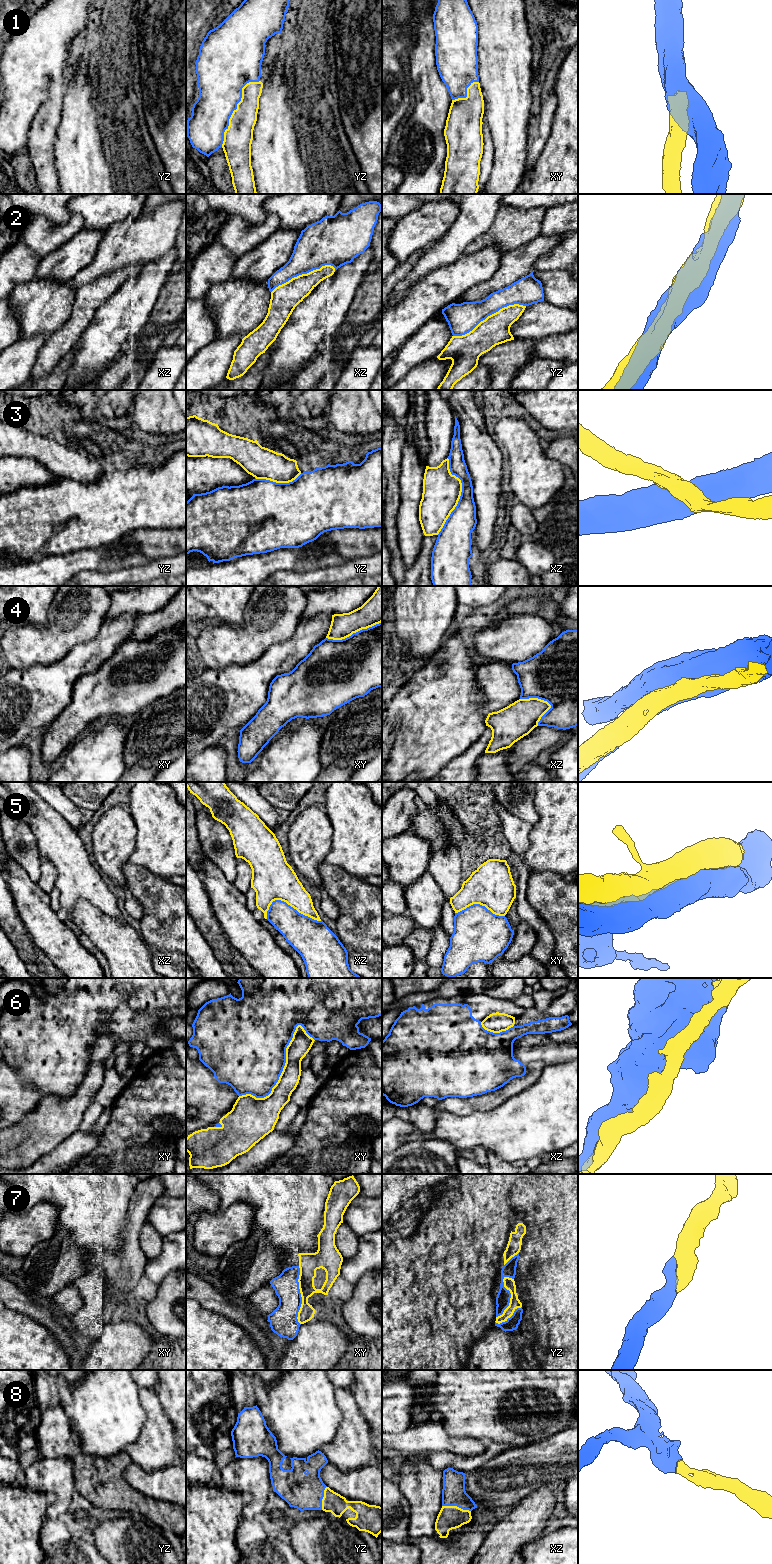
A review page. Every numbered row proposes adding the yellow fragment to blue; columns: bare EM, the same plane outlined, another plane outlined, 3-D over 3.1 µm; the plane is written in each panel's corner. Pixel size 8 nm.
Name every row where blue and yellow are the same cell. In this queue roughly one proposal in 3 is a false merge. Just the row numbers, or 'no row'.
1, 7, 8

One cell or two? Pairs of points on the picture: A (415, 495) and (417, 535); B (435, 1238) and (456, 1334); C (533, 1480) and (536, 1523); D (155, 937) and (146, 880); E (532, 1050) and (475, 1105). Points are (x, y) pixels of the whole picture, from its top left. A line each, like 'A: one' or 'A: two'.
A: one
B: one
C: two
D: one
E: two

